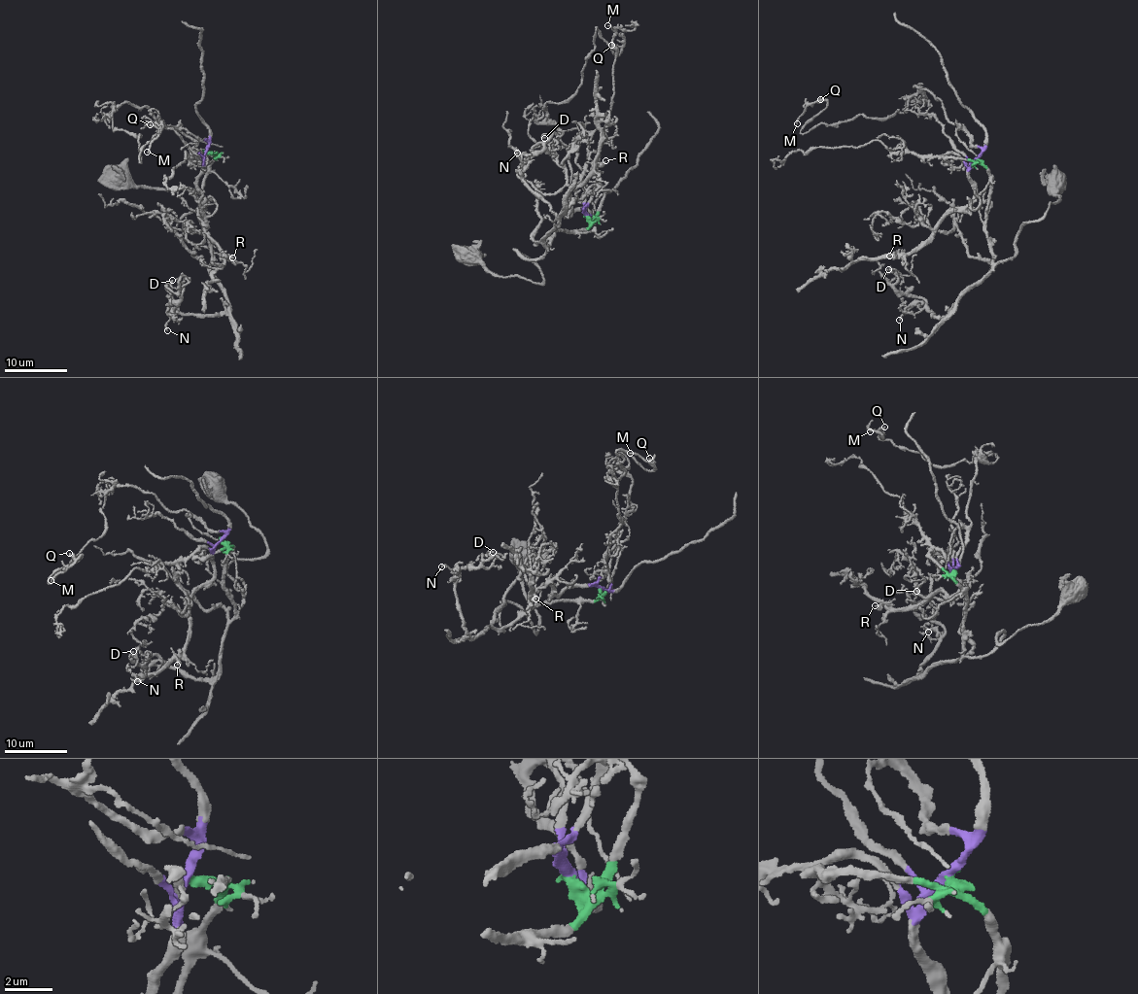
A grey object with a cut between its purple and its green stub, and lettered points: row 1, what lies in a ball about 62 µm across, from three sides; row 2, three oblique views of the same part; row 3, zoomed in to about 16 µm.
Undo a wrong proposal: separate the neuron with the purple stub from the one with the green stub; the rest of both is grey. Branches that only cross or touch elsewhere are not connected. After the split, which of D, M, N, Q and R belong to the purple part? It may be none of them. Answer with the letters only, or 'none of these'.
M, Q, R

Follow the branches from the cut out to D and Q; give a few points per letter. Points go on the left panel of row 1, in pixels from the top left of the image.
D: (206, 152), (213, 159), (201, 204), (204, 234), (225, 311), (183, 315), (169, 306), (180, 298), (172, 281)
Q: (206, 152), (146, 106), (111, 115), (113, 130), (141, 134), (140, 162), (160, 123), (150, 124)

